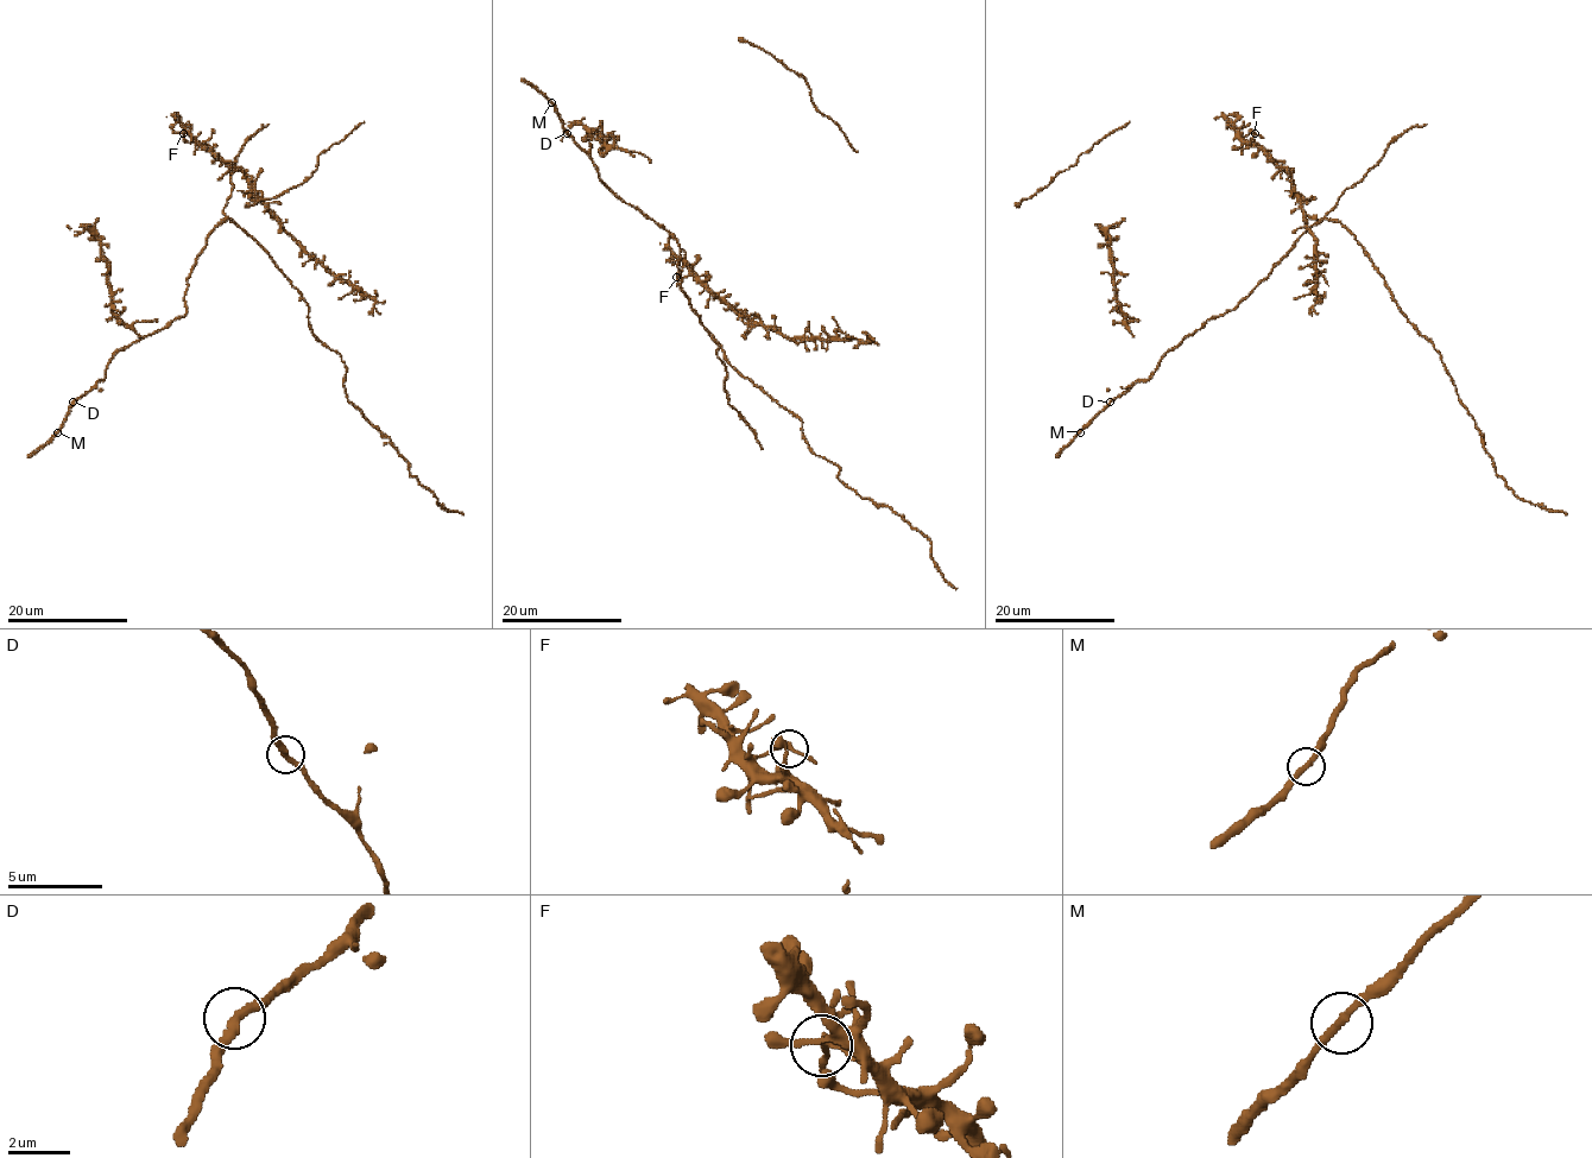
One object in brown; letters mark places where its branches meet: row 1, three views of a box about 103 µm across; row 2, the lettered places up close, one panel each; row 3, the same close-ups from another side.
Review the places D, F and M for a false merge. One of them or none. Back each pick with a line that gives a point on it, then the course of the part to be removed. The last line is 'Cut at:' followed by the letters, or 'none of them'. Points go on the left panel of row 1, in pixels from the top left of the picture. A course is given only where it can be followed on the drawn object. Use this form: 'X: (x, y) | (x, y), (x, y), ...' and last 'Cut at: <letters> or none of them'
Cut at: none of them

